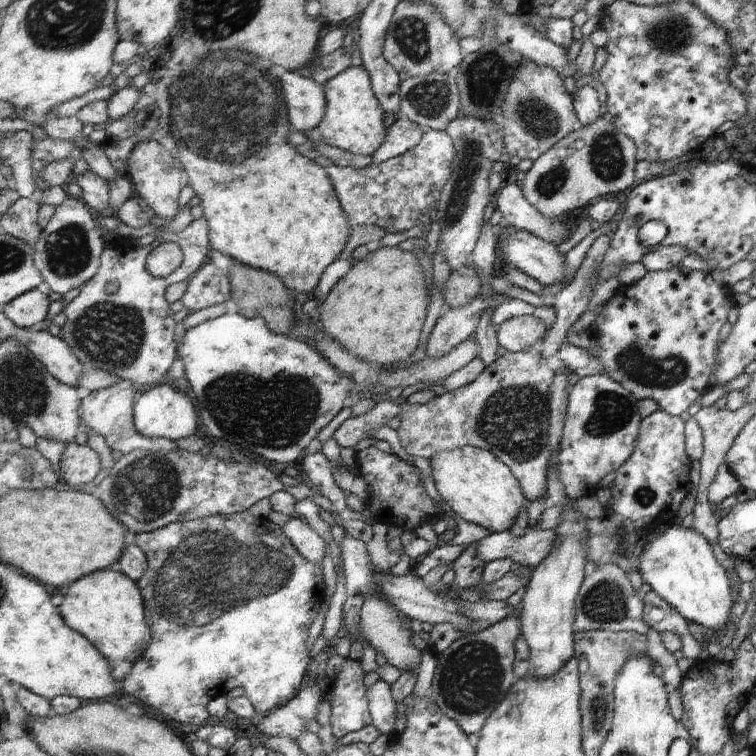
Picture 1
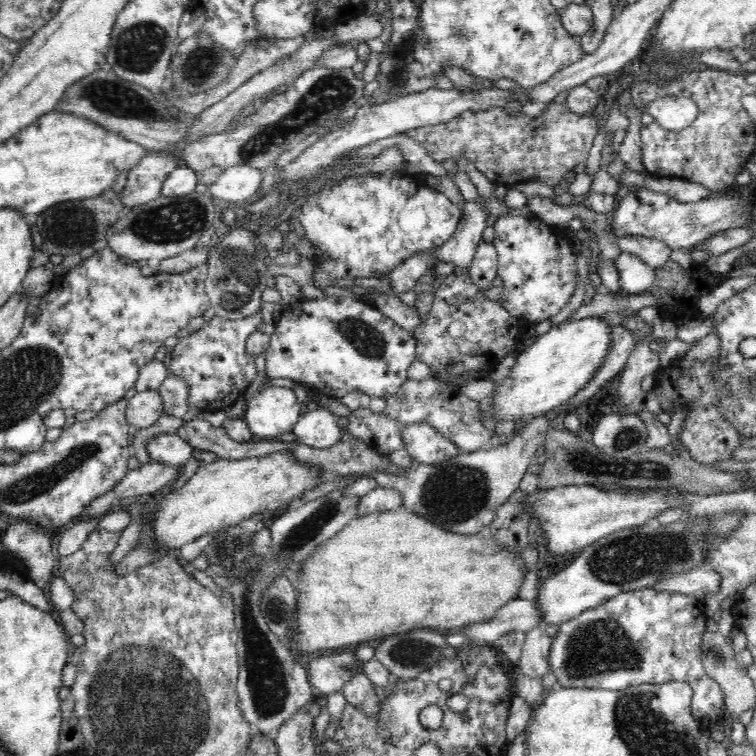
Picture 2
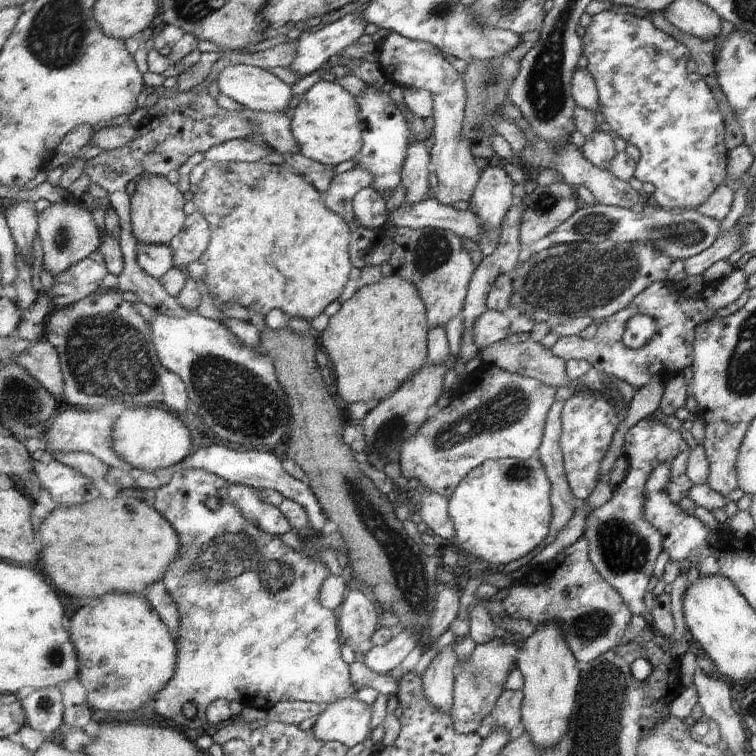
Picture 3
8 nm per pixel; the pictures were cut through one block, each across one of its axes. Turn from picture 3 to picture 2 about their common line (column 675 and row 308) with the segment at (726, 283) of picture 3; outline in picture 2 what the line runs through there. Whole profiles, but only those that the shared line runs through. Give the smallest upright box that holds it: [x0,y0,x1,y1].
[265,296,416,400]

